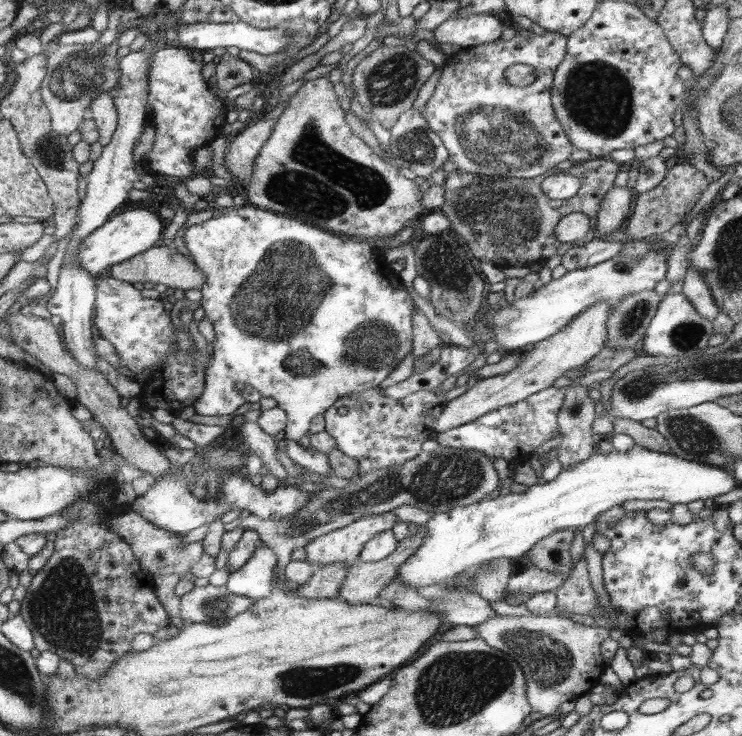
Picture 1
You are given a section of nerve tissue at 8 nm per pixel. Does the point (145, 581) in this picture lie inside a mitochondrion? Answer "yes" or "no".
no

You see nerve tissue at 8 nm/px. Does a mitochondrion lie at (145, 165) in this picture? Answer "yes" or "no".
no

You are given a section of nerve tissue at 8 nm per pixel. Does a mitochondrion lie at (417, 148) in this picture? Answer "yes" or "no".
yes

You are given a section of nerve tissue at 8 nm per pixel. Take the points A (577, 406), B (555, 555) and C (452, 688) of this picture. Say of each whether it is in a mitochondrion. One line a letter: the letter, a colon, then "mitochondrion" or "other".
A: mitochondrion
B: mitochondrion
C: mitochondrion

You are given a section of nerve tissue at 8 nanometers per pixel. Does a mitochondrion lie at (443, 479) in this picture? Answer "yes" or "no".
yes

